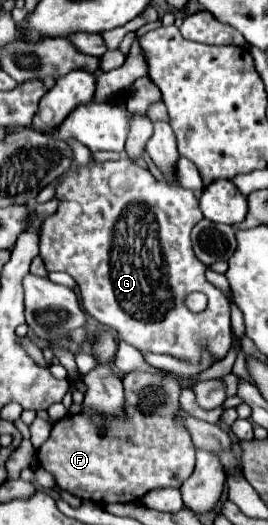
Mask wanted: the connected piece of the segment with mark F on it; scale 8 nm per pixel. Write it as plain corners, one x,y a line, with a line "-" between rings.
131,371
123,377
125,389
125,413
123,417
103,417
95,411
67,415
53,423
49,439
37,451
37,459
43,469
53,473
57,485
71,495
93,501
93,503
135,503
147,491
157,487
181,487
181,483
195,469
195,445
191,441
189,431
175,423
175,415
181,411
179,395
181,385
175,377
167,373
147,373
147,371

